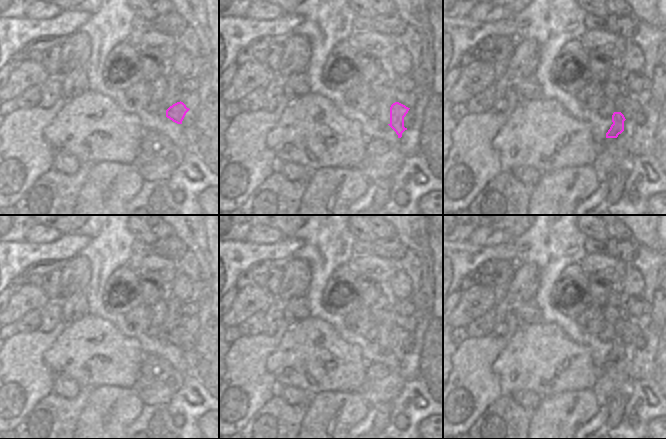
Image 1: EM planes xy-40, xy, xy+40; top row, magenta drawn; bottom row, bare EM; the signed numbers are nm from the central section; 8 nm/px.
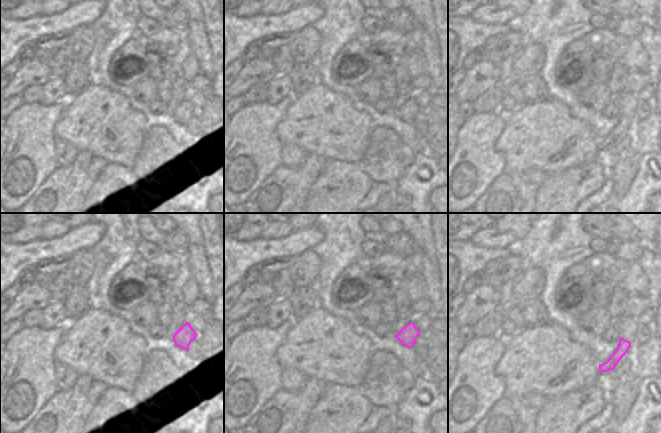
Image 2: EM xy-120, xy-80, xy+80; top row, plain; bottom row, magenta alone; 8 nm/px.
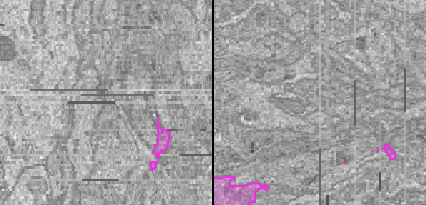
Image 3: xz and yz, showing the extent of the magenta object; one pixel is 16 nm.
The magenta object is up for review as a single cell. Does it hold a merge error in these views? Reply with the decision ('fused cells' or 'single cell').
fused cells

